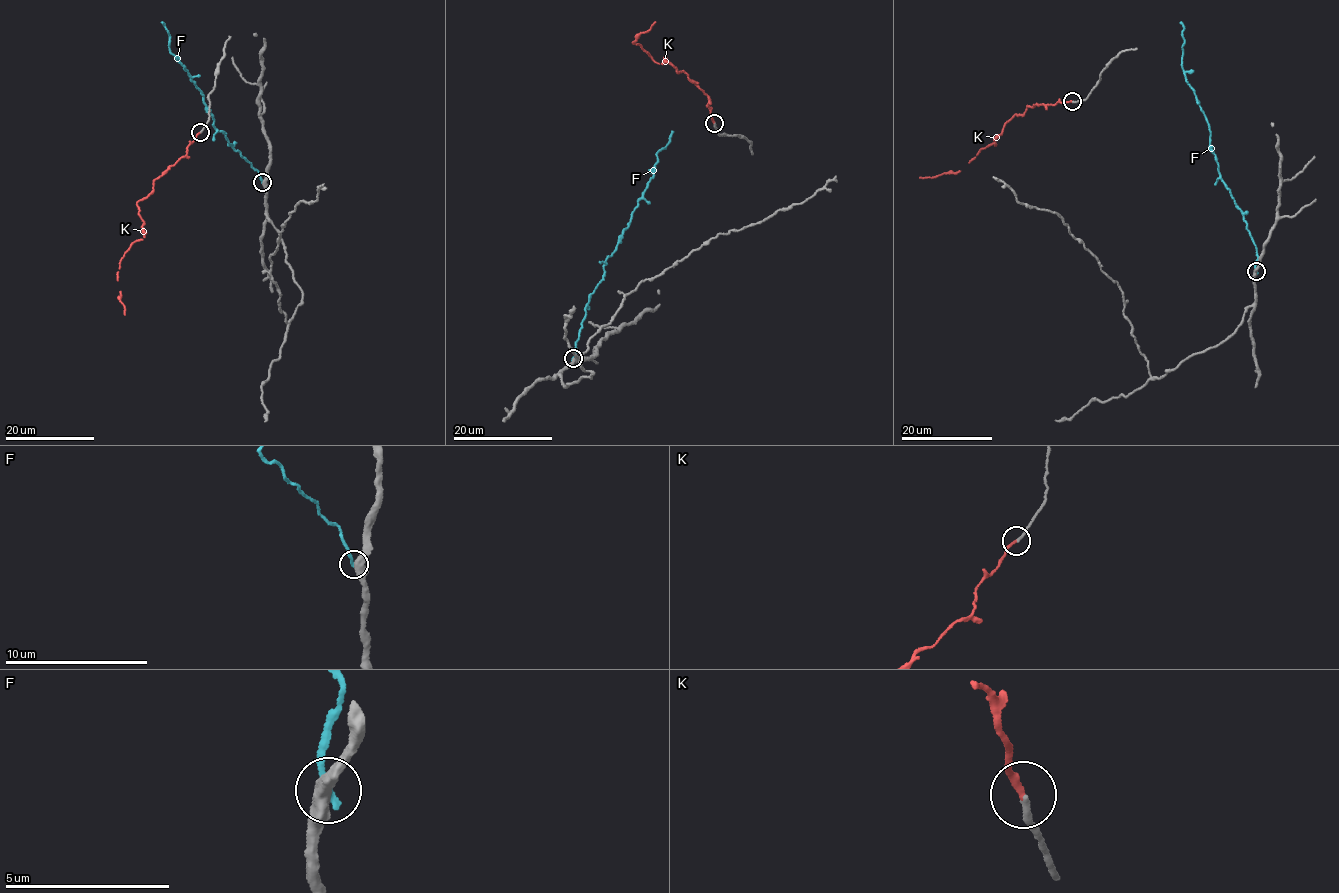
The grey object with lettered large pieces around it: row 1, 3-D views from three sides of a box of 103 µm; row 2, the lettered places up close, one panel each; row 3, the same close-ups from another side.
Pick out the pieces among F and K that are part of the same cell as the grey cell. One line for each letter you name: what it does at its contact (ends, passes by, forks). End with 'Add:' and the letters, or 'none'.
K: It ends there
Add: K

